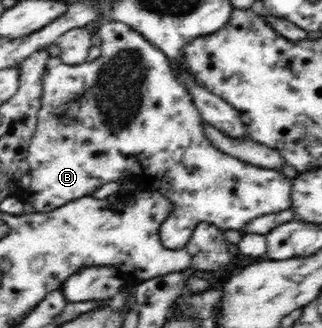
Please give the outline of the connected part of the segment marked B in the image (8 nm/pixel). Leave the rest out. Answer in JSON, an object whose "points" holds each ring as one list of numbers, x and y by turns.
{"points":[[105,22,99,26,98,34,101,38,100,54,97,60,92,62,85,61,83,64,68,65,63,62,53,62,48,66,41,78,42,95,40,98,41,108,37,112,37,126,34,136,30,142,30,148,27,155,29,164,29,174,31,182,29,188,24,192,23,198,30,202,37,212,51,212,55,208,63,206,72,200,77,200,82,196,92,196,92,193,101,185,107,182,118,182,123,177,147,178,152,180,163,180,163,195,173,203,173,212,167,217,167,220,159,228,159,237,161,243,170,249,183,248,193,233,195,225,198,222,211,223,217,225,219,229,241,229,251,220,265,216,266,214,278,213,287,210,291,206,292,181,279,170,268,170,267,168,257,168,221,152,217,147,211,144,211,141,205,136,203,131,203,120,200,112,192,101,190,92,185,85,178,80,171,65,167,61,165,53,149,43,137,30,130,28,127,24,119,22]]}

